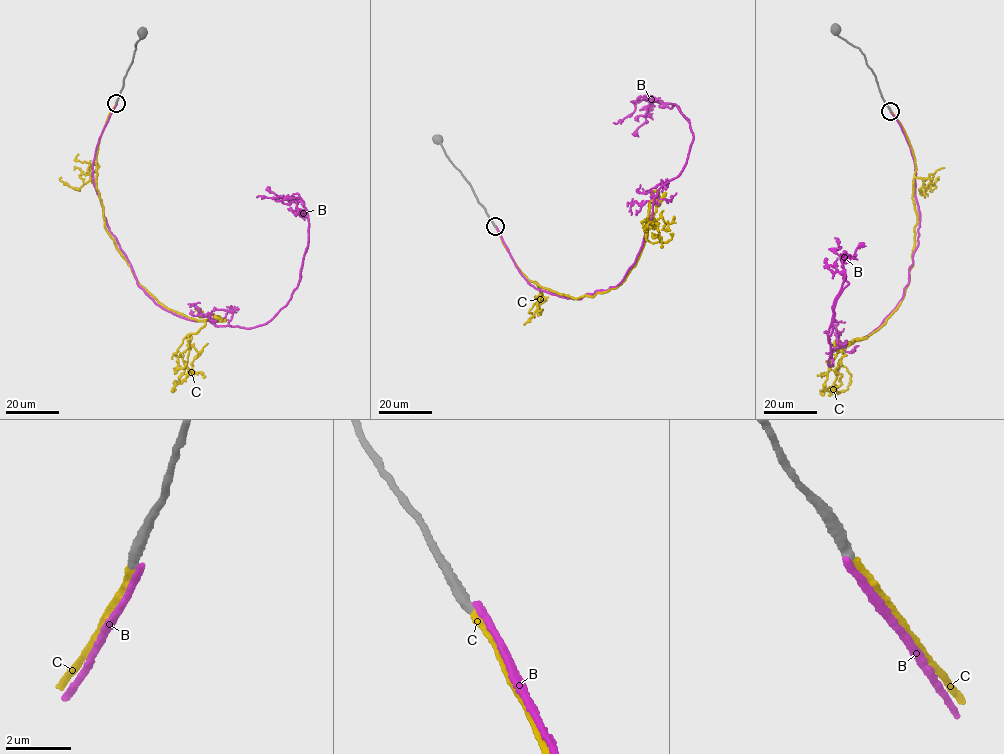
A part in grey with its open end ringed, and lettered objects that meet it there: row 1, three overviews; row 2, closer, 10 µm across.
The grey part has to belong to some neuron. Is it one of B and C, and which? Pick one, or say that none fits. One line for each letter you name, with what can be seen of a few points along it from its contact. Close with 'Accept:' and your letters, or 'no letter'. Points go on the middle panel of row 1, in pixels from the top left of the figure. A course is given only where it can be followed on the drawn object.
C: course (495, 226), (528, 280), (574, 298), (623, 281), (650, 204), (649, 228), (660, 216), (667, 231), (674, 216)
Accept: C

